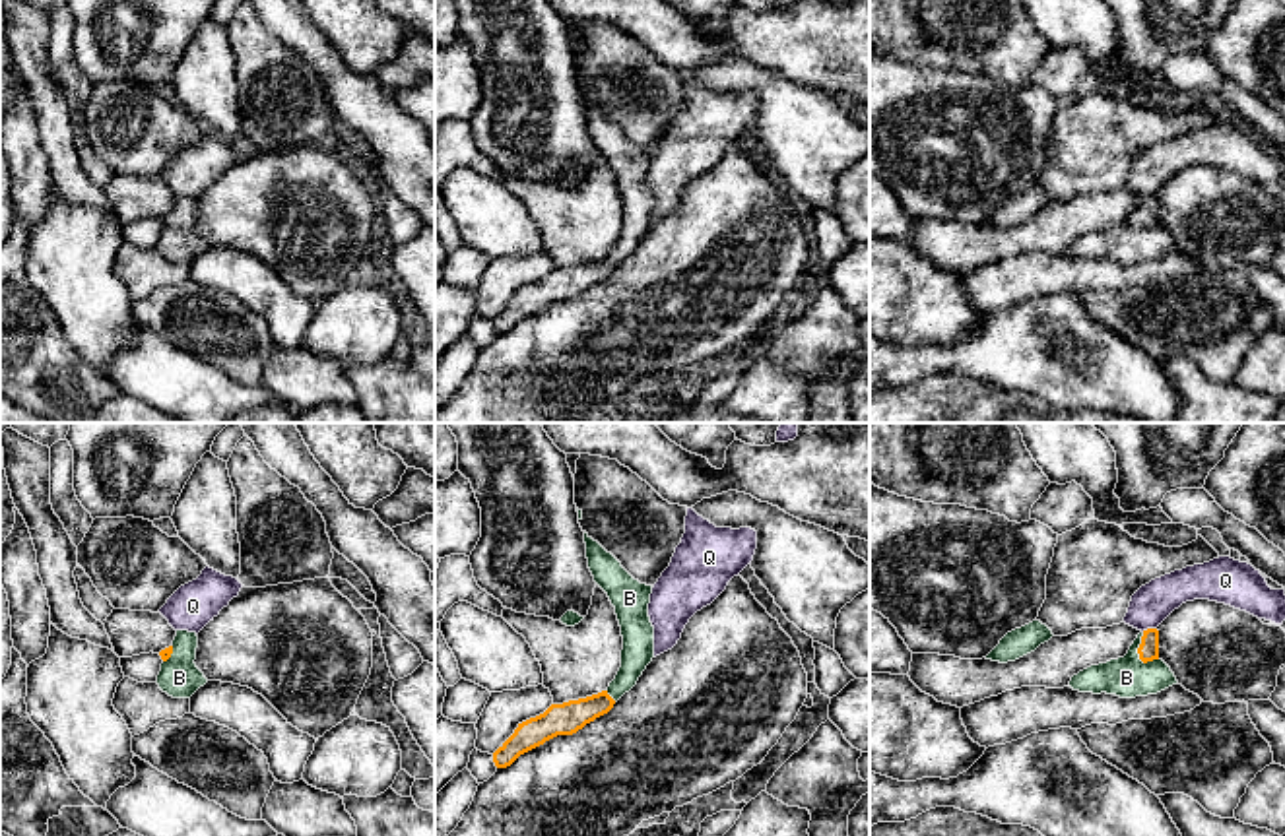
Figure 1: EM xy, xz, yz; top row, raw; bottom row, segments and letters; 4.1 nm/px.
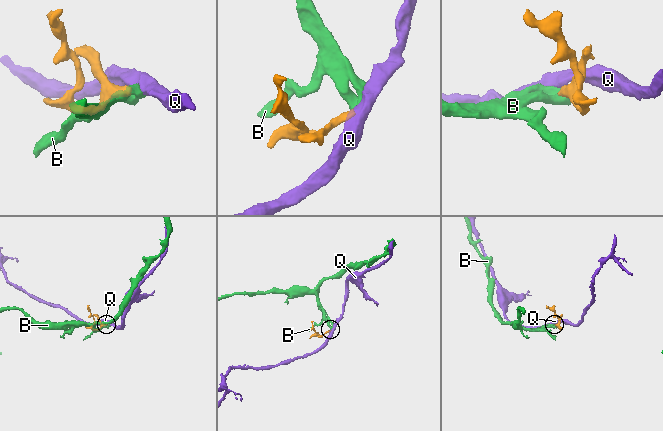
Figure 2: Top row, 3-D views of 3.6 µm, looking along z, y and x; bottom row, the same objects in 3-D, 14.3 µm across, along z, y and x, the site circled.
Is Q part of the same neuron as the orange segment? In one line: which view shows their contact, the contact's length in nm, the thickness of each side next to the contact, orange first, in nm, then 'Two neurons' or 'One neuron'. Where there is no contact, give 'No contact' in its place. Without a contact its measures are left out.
Touches orange in yz. Shared border 70 nm. Thickness 90 nm (orange) against 170 nm. Two neurons

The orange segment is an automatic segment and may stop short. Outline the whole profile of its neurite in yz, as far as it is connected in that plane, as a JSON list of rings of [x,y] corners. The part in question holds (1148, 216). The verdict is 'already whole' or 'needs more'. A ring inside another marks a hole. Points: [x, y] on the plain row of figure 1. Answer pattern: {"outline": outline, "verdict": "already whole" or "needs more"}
{"outline": [[[1147,194],[1137,200],[1124,223],[1079,237],[1070,252],[1079,258],[1136,264],[1157,260],[1176,248],[1170,233],[1159,223],[1159,196]]], "verdict": "needs more"}

